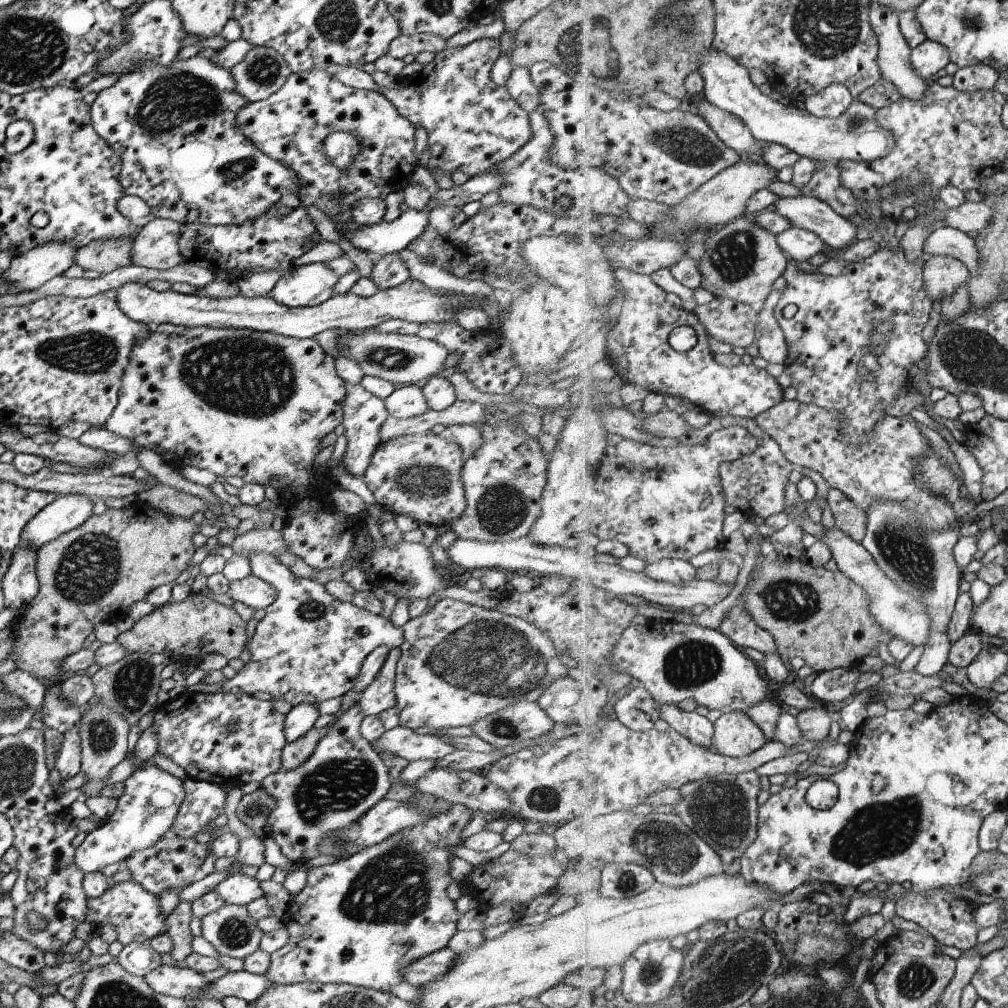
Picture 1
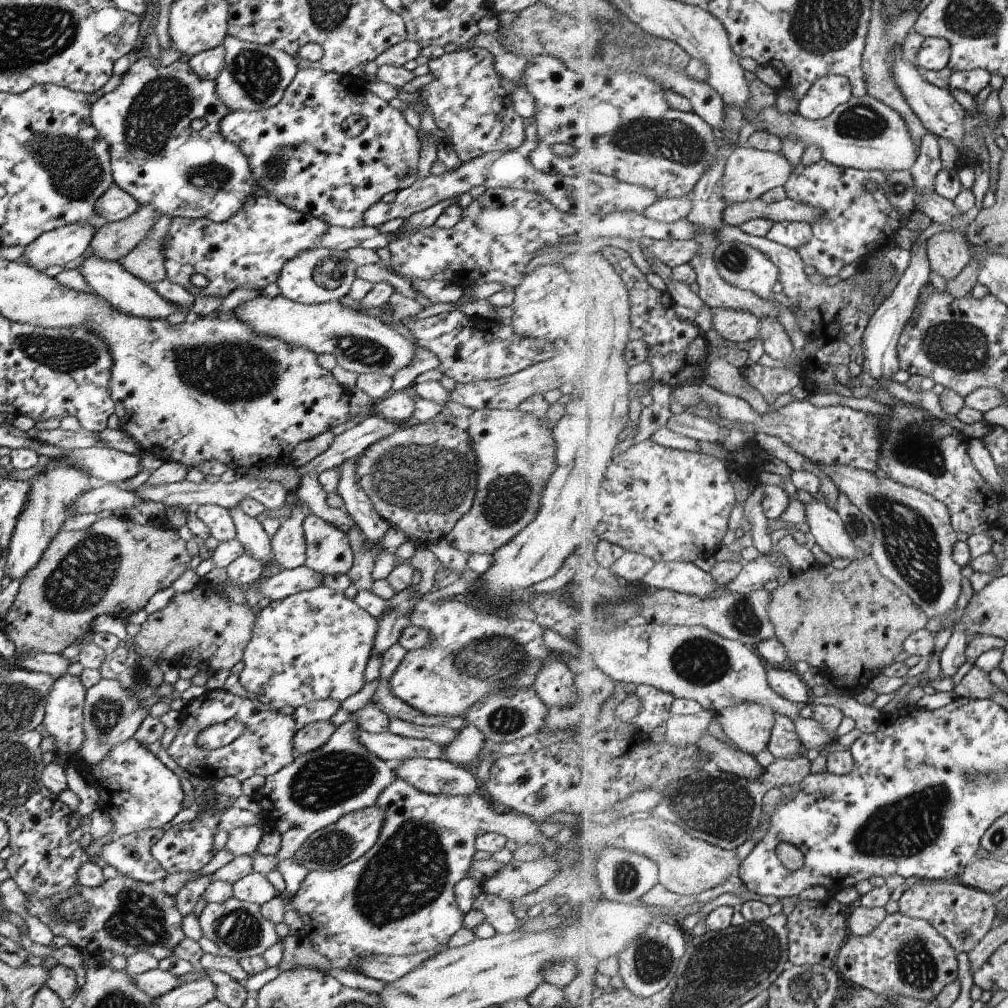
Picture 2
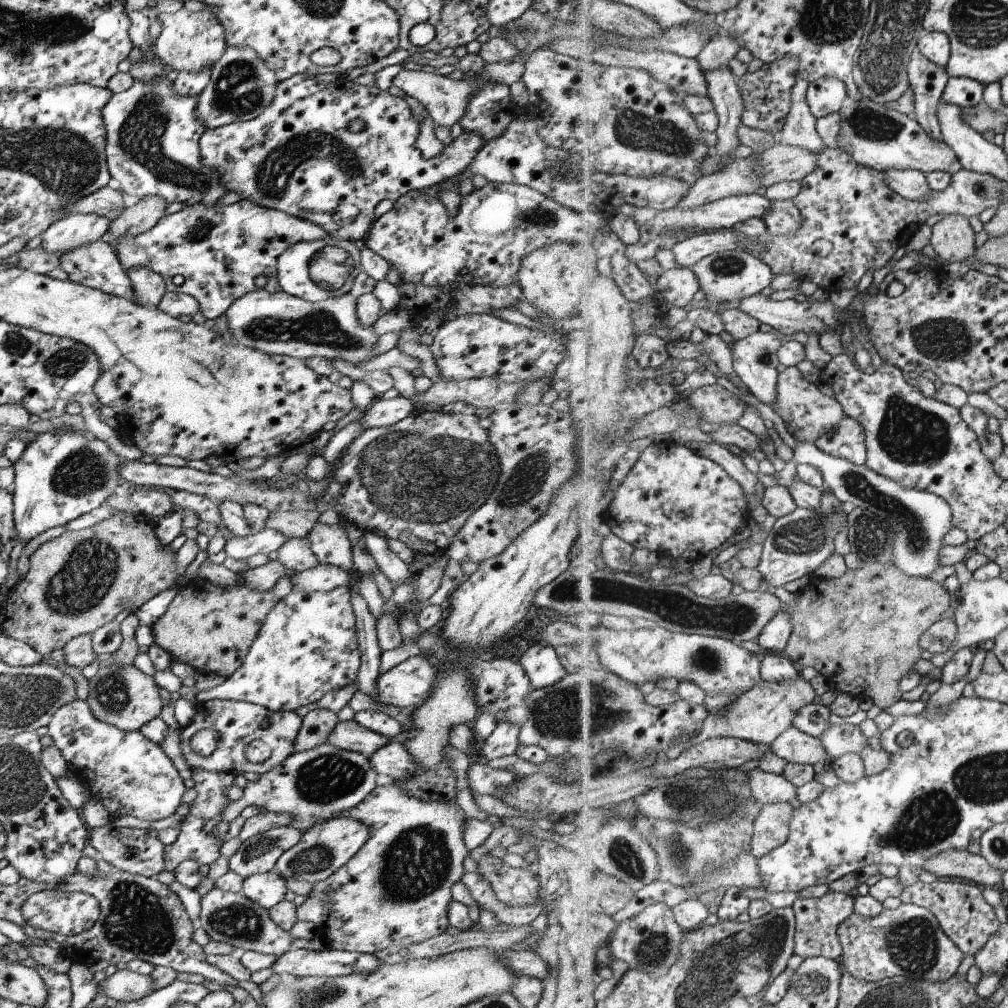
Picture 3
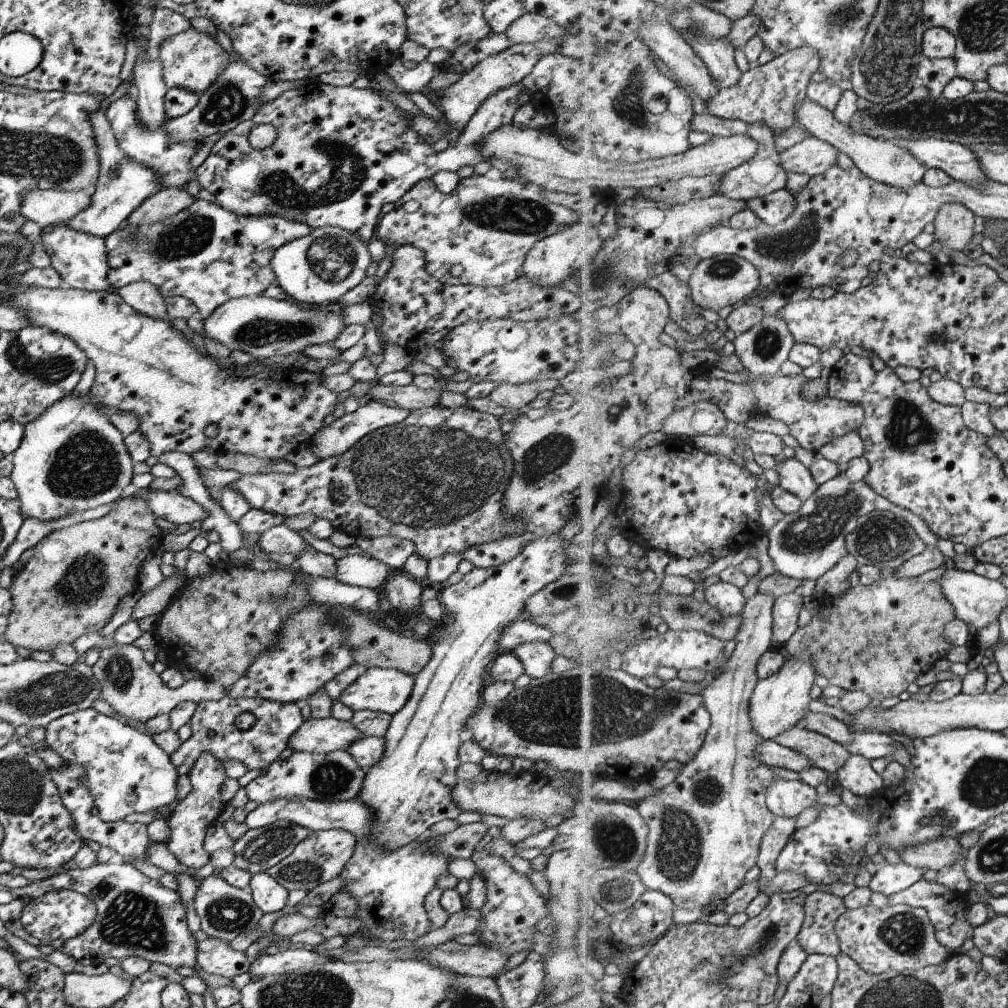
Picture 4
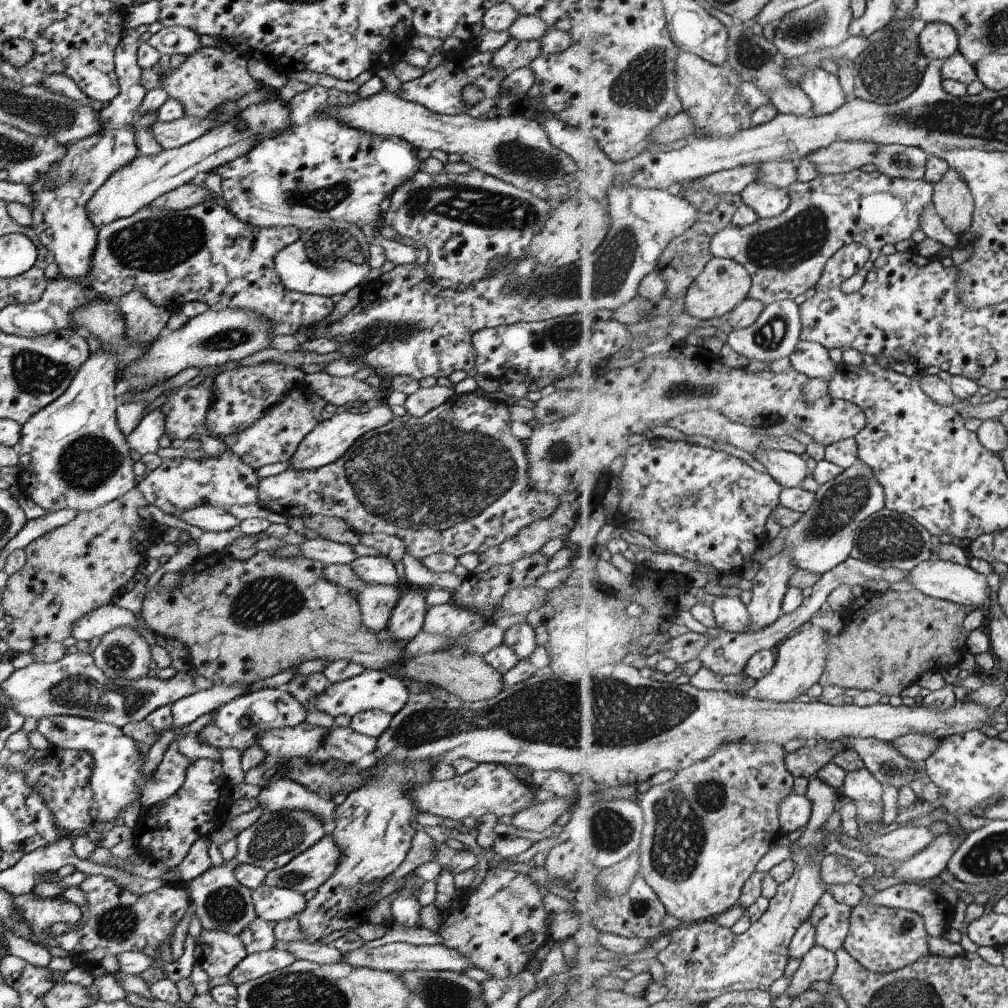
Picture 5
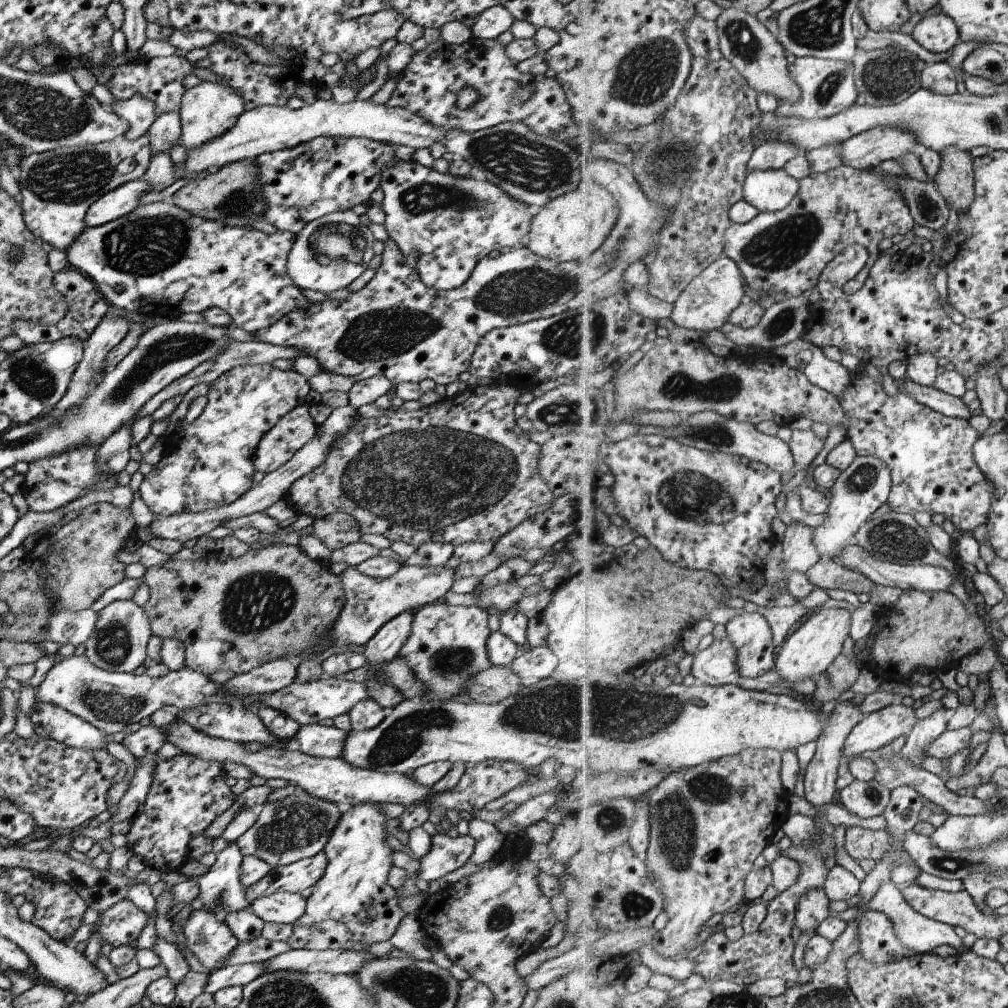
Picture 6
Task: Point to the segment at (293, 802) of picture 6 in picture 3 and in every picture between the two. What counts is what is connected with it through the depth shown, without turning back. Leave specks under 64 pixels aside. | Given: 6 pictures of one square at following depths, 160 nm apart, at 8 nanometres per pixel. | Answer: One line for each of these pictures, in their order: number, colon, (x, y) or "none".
3: (257, 854)
4: (256, 850)
5: (275, 837)

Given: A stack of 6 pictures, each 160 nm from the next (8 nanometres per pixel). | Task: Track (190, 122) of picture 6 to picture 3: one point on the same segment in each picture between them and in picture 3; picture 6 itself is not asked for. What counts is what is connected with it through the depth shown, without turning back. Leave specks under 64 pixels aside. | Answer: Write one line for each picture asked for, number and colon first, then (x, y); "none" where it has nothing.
3: (188, 41)
4: (191, 61)
5: (209, 77)

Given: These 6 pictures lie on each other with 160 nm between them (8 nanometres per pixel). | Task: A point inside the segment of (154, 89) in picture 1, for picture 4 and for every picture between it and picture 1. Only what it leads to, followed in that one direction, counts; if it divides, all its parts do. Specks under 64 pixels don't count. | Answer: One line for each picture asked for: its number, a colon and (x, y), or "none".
2: (155, 156)
3: (151, 148)
4: (170, 160)

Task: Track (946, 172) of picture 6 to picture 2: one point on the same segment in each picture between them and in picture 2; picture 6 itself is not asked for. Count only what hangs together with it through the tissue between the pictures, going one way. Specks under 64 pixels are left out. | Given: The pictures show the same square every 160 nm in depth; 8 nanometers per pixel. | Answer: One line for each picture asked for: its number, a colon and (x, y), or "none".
2: (949, 252)
3: (953, 239)
4: (954, 223)
5: (953, 198)

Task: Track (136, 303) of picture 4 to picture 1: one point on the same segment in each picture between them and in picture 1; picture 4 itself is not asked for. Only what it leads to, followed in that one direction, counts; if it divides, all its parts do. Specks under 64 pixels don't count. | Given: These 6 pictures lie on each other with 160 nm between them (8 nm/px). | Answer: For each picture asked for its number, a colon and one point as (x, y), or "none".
1: (155, 247)
2: (145, 261)
3: (148, 287)

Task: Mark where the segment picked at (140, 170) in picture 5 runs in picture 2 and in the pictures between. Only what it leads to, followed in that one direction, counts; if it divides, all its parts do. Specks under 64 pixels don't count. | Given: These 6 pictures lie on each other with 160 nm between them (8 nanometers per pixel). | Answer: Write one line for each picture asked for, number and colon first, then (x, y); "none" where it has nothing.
2: (57, 247)
3: (75, 230)
4: (122, 185)

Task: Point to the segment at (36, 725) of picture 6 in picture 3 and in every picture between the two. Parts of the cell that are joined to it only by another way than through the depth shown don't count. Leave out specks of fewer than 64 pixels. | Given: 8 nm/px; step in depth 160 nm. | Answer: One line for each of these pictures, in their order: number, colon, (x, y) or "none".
3: (128, 774)
4: (126, 772)
5: (115, 781)

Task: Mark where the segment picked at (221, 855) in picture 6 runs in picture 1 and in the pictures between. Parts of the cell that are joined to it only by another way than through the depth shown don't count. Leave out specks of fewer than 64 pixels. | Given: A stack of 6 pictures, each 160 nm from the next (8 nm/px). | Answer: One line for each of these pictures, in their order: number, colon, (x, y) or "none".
1: (230, 930)
2: (237, 929)
3: (229, 917)
4: (224, 912)
5: (221, 902)

